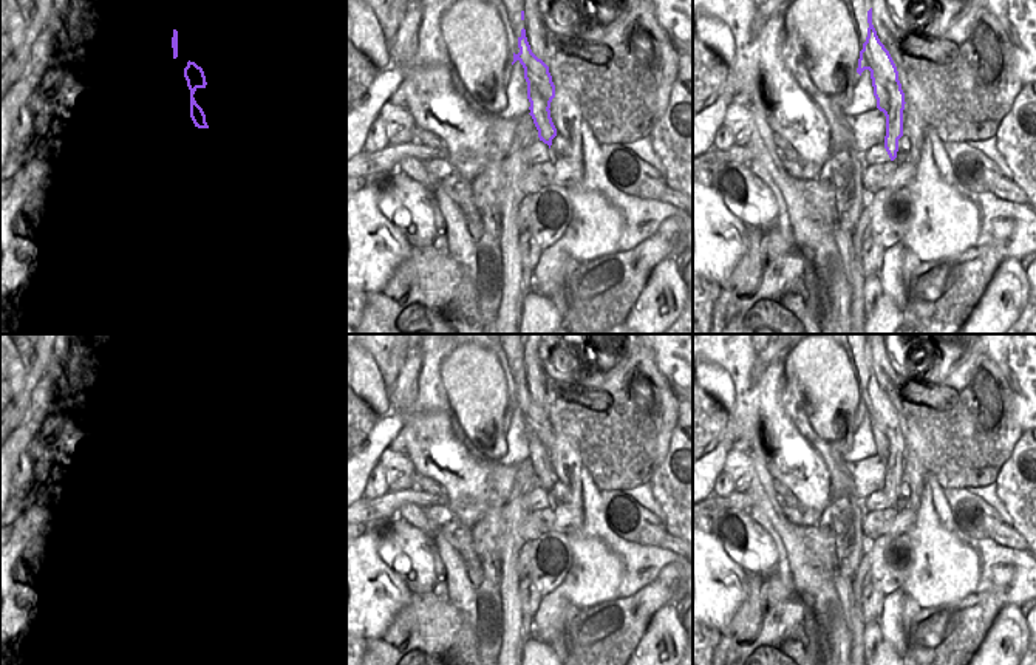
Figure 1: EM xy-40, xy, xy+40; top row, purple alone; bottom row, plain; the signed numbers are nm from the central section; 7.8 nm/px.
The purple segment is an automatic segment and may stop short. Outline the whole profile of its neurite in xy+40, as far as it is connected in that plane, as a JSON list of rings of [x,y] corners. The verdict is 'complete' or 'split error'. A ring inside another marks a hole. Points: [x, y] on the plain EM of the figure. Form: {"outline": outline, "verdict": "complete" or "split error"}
{"outline": [[[872,354],[867,357],[867,370],[867,384],[860,397],[857,419],[861,422],[864,416],[871,418],[877,455],[886,462],[884,495],[894,507],[898,498],[898,486],[903,483],[905,439],[897,413],[872,371]]], "verdict": "complete"}

